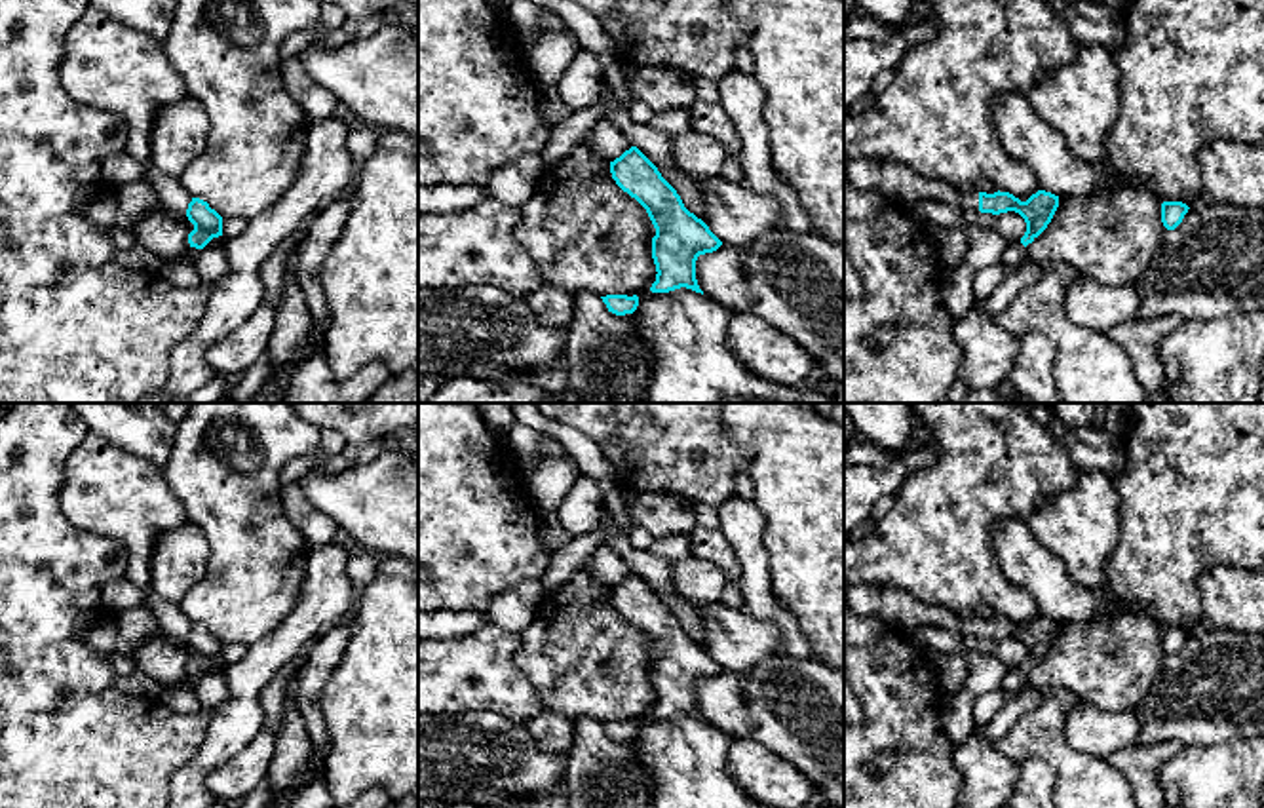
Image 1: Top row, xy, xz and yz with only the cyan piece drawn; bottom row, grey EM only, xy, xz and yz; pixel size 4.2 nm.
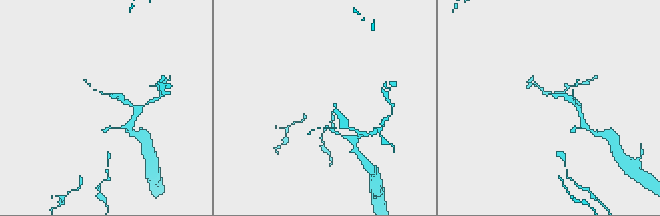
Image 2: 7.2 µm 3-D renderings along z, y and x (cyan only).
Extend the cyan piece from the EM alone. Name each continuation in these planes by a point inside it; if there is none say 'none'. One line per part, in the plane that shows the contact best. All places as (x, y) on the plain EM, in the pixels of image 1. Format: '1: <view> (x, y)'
1: yz (890, 605)

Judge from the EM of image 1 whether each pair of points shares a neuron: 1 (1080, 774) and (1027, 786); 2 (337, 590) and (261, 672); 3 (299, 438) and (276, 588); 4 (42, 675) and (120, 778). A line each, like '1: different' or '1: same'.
1: different
2: same
3: same
4: different

